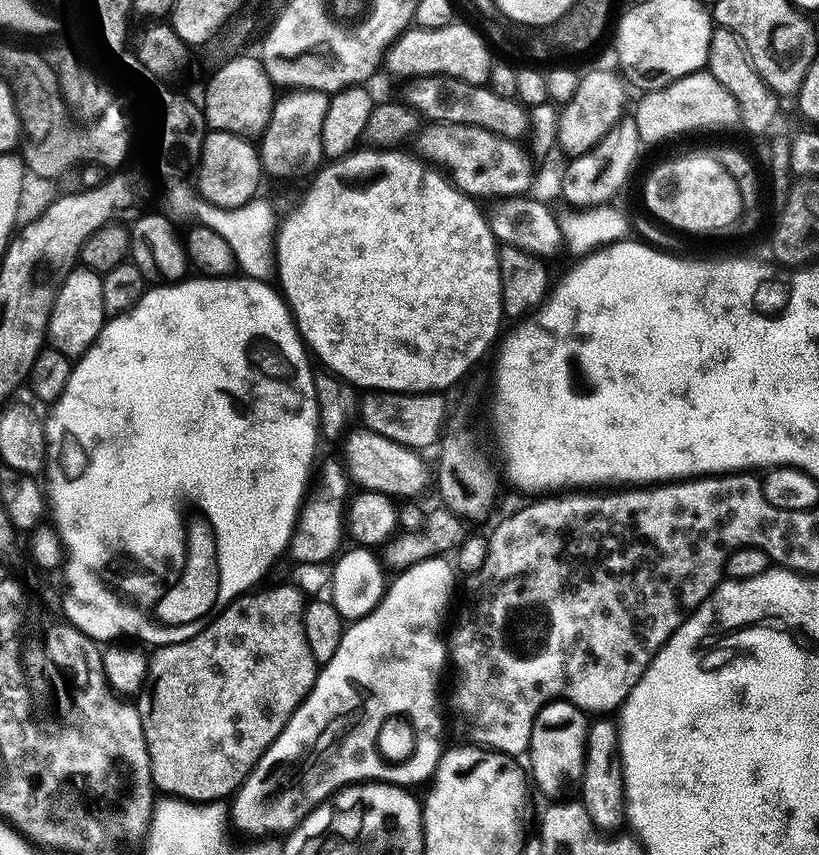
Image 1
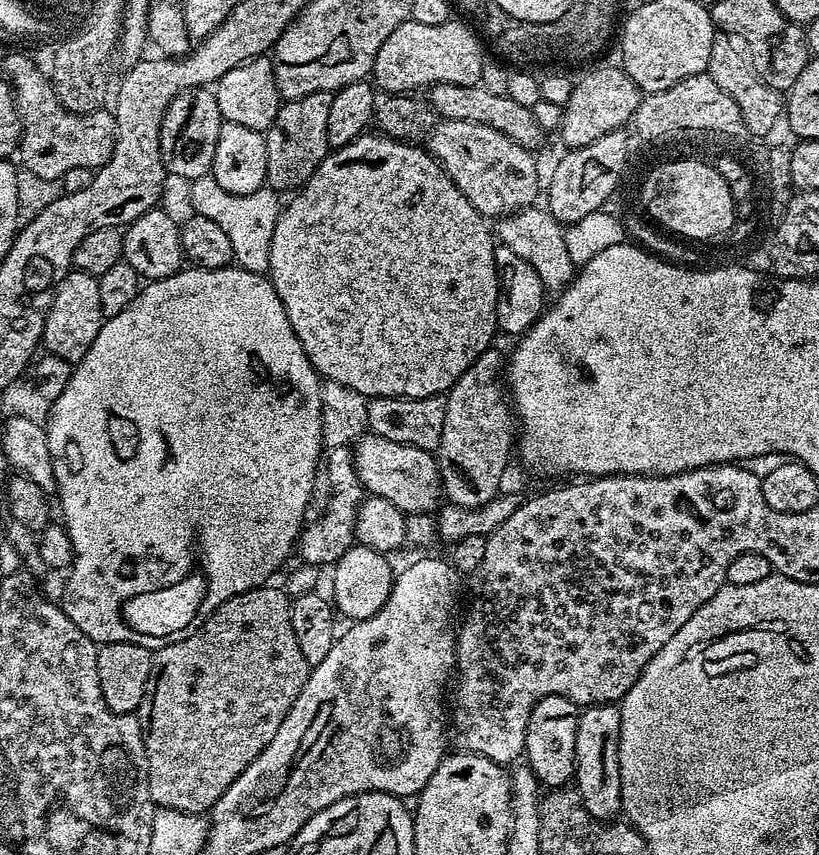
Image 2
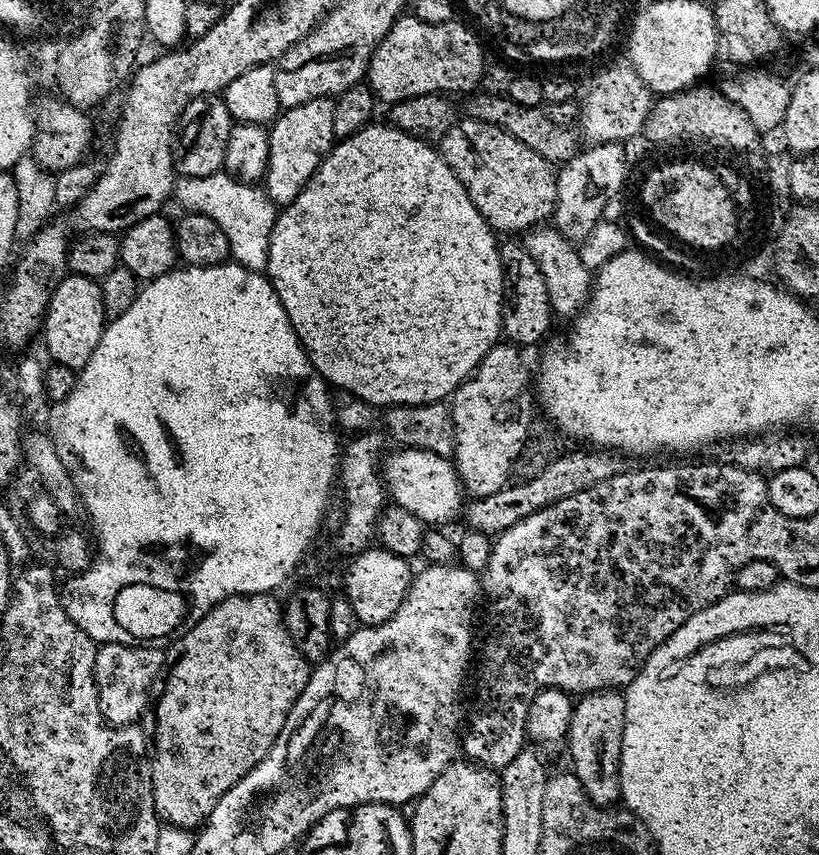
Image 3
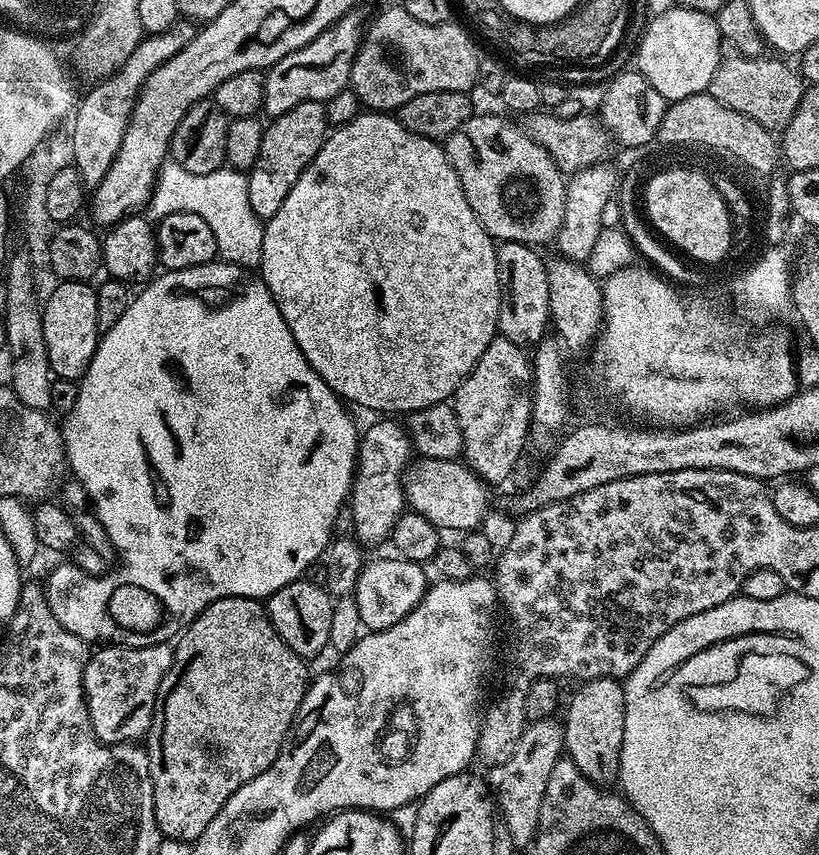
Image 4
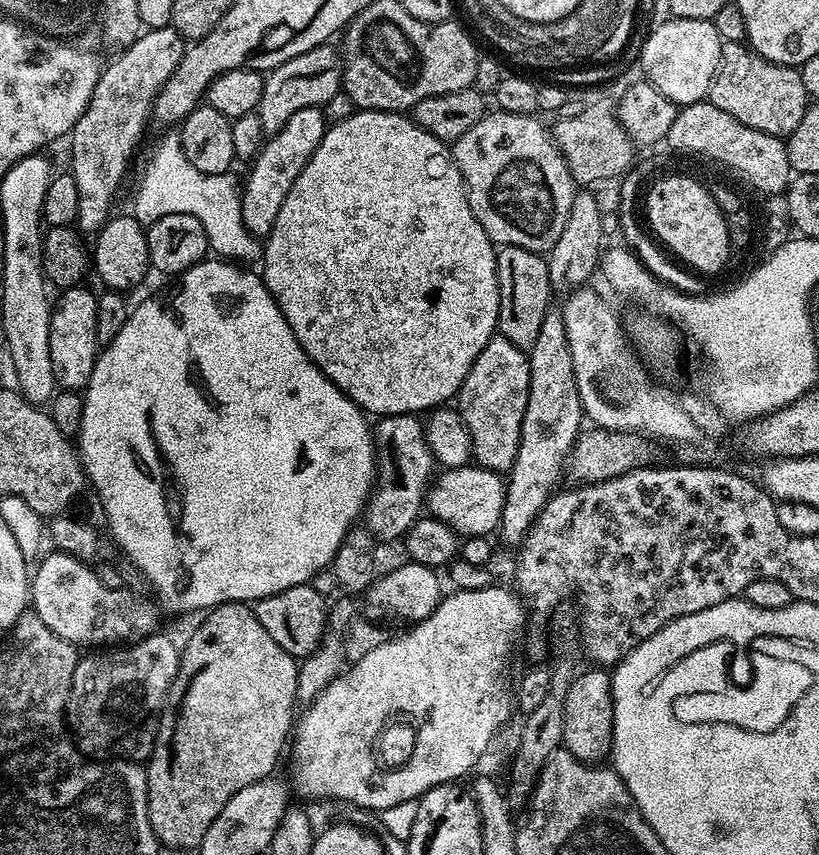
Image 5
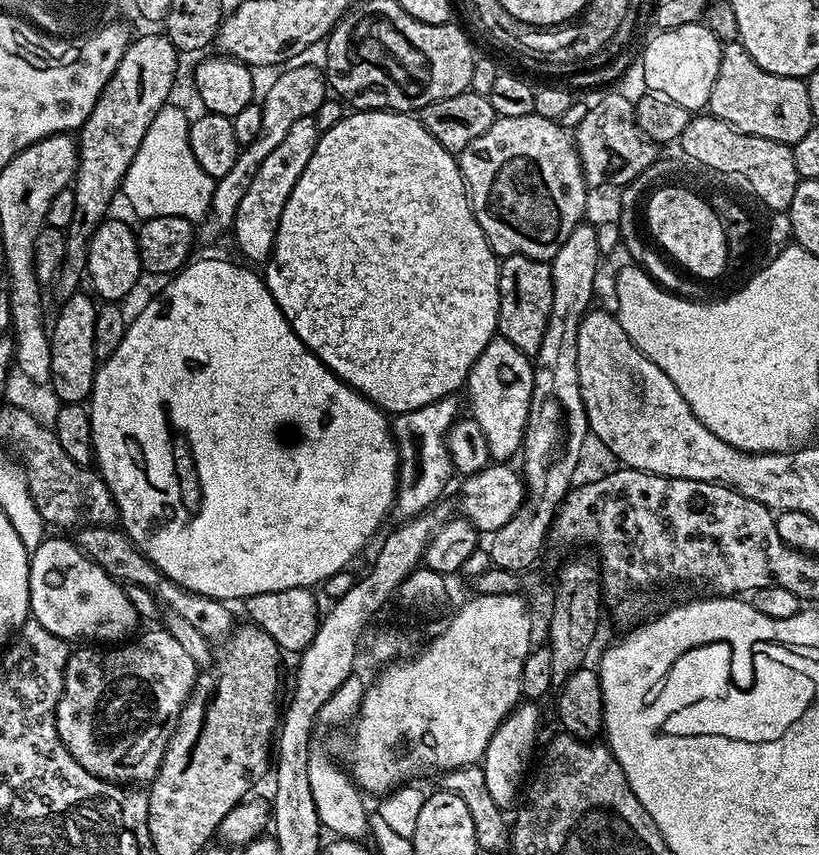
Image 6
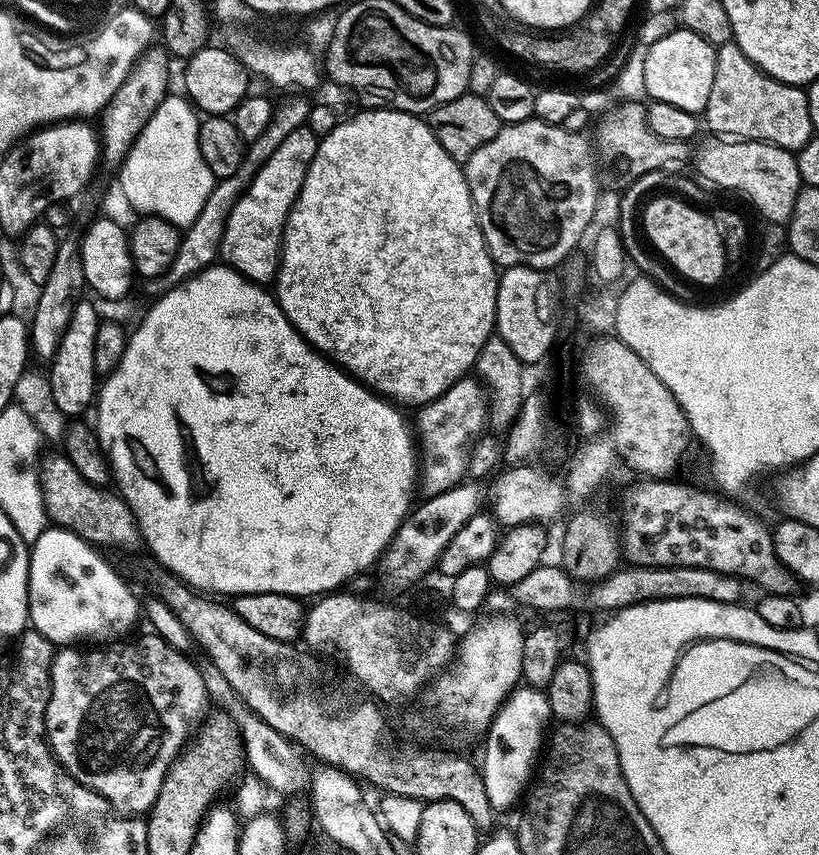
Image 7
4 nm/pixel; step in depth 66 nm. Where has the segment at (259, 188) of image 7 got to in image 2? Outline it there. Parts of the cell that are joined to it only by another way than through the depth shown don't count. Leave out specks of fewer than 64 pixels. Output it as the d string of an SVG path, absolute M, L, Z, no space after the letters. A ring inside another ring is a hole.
M315 92L281 103L278 114L264 137L268 167L267 187L280 194L299 190L328 157L330 149L326 138L326 122L330 115L331 101L331 92Z

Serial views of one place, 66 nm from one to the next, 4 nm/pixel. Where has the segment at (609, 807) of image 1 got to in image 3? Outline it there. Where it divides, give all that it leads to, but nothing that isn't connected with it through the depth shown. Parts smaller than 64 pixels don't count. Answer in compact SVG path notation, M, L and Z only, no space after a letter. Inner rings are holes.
M605 690L581 695L572 710L572 722L566 737L566 749L572 755L571 771L595 804L612 806L620 800L620 751L626 702L624 692Z

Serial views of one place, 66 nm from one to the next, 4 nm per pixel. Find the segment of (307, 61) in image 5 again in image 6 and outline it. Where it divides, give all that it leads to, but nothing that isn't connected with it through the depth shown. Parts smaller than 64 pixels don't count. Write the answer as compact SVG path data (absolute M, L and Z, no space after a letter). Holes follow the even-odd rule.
M300 64L288 66L283 69L284 72L268 89L264 92L264 100L260 104L262 110L262 130L254 142L241 147L238 158L234 166L225 176L216 180L216 189L212 195L212 207L210 215L199 225L198 236L203 240L216 240L223 232L227 233L232 227L232 219L236 217L238 202L242 202L242 197L246 195L246 190L250 190L250 182L254 182L254 174L258 174L258 166L266 162L266 158L276 147L278 142L282 142L282 137L290 131L290 126L298 122L298 118L315 116L318 106L329 95L330 89L326 83L326 76L323 71L320 72L312 64Z

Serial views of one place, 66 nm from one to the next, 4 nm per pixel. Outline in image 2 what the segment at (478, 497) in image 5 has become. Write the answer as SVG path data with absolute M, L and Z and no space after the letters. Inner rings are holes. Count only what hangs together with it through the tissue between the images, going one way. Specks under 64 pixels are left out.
M365 434L354 444L354 463L361 484L371 495L394 502L394 506L398 506L405 514L432 514L437 511L436 503L442 500L442 481L440 465L431 451Z

